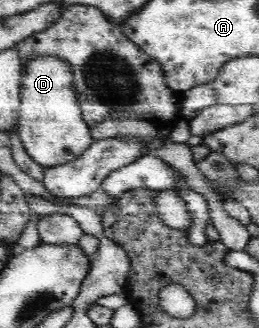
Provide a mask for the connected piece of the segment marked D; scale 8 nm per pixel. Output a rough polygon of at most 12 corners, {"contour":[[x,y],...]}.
{"contour":[[69,62],[23,70],[17,127],[43,169],[93,139]]}

